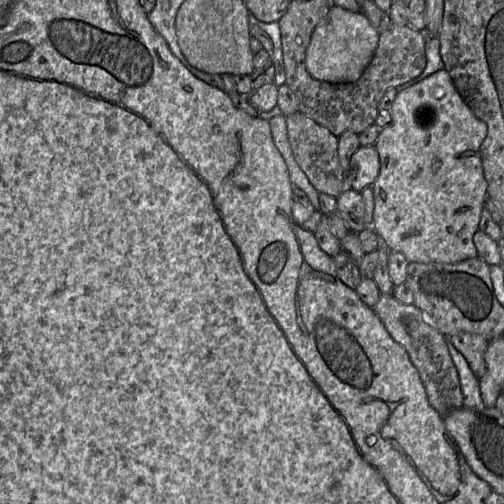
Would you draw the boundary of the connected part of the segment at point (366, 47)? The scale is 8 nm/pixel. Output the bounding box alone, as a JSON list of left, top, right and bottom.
[305,5,379,84]

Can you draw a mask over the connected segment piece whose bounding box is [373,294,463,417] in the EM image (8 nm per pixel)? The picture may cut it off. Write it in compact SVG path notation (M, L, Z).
M380 294L374 311L390 336L407 351L425 387L428 402L442 417L463 407L458 371L450 356L446 337L439 332L414 304L403 304L393 295Z

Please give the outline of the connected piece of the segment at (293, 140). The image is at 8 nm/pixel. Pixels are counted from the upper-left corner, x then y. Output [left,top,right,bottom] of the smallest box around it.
[286,111,347,198]

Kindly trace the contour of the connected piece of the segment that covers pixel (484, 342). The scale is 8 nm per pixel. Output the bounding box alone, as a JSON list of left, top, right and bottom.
[447,332,489,379]

